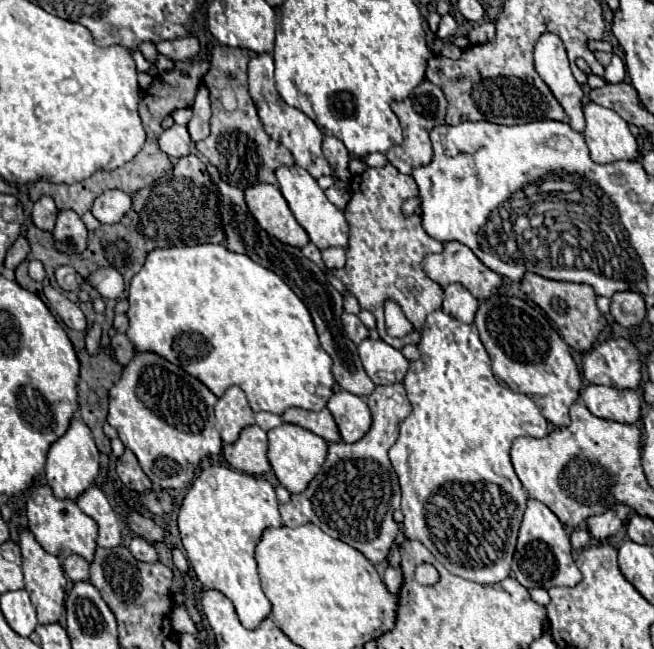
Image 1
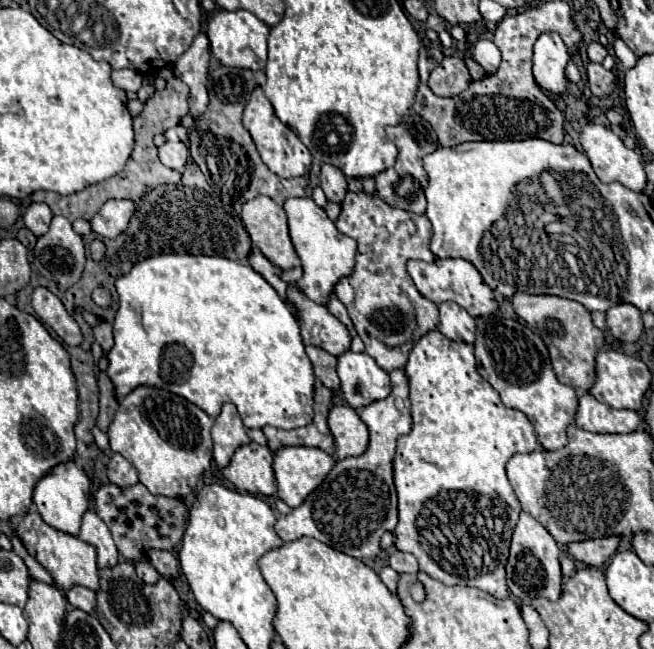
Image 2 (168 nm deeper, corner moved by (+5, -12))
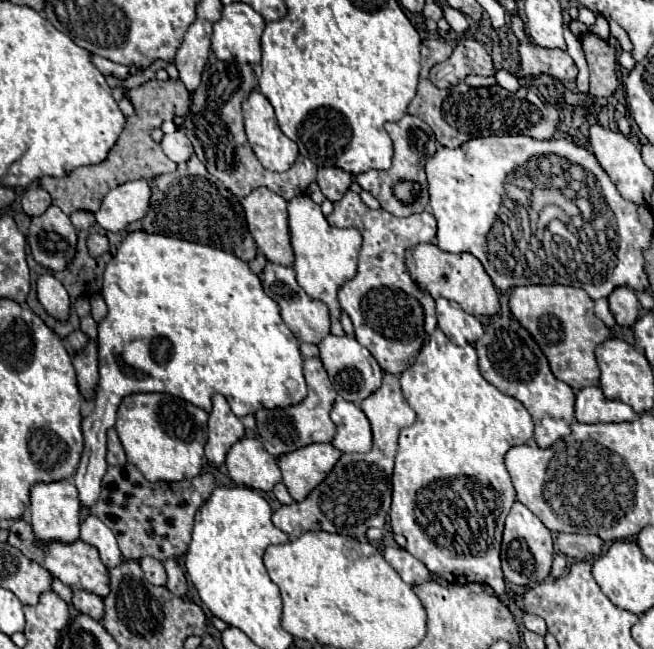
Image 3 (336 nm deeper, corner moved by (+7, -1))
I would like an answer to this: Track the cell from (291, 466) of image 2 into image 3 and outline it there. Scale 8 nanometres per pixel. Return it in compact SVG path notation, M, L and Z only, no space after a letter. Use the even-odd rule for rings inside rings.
M311 443L291 453L277 457L283 475L283 485L295 501L303 501L313 487L317 487L333 469L341 451L331 443Z

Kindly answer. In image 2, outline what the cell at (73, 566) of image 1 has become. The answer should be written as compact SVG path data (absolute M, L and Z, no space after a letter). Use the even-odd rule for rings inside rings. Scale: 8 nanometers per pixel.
M75 586L71 590L65 592L67 600L71 602L71 606L87 612L87 614L93 614L95 612L95 602L97 602L97 596L93 590L89 588L83 588L83 586Z

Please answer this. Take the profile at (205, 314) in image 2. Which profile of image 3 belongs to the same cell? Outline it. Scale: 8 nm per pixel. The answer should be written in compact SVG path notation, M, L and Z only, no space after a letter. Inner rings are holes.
M129 233L125 237L125 241L121 243L121 247L117 249L115 257L107 263L105 267L105 275L103 275L103 289L101 295L107 303L107 317L99 323L99 387L95 393L95 409L89 417L83 419L83 437L85 437L85 451L81 455L81 463L79 469L73 477L73 483L79 489L79 499L83 505L91 507L99 493L101 493L101 479L105 475L107 463L105 463L105 455L107 455L107 431L115 425L115 413L117 407L121 403L121 399L125 395L131 393L145 393L145 391L157 391L157 393L169 393L175 397L181 397L201 409L205 409L209 413L209 409L213 407L211 397L215 393L221 393L227 397L233 413L237 417L245 417L245 415L255 415L257 409L277 409L277 407L289 407L289 405L299 405L305 399L307 393L307 385L305 385L305 377L303 377L303 357L299 351L299 339L289 331L289 327L283 323L281 319L281 307L277 305L277 301L273 301L261 285L261 279L249 269L249 265L245 261L241 261L237 255L227 253L223 249L215 249L209 245L201 245L201 243L191 243L185 239L175 239L175 237L165 237L165 235L149 235L149 233Z

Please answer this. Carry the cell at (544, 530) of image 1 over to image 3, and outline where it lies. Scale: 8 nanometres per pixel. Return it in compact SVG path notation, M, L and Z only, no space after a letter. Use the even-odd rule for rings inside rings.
M517 501L507 515L505 531L503 531L501 565L503 565L505 579L513 585L525 585L525 587L533 583L543 583L551 573L551 563L553 563L551 531L541 523L537 515L533 515L525 505Z

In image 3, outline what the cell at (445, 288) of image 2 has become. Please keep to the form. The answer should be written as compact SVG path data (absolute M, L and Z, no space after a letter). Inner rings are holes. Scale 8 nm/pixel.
M415 245L407 249L407 269L419 287L425 287L433 299L445 297L457 301L471 315L495 315L499 311L499 297L491 277L481 269L481 261L471 253L445 253L437 245Z

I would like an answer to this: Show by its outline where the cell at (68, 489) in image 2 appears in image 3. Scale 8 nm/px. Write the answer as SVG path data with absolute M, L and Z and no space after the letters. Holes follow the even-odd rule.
M71 479L63 481L51 481L51 483L37 483L31 487L31 525L39 539L39 543L49 541L63 541L71 543L79 539L79 513L81 513L81 501L77 487Z

